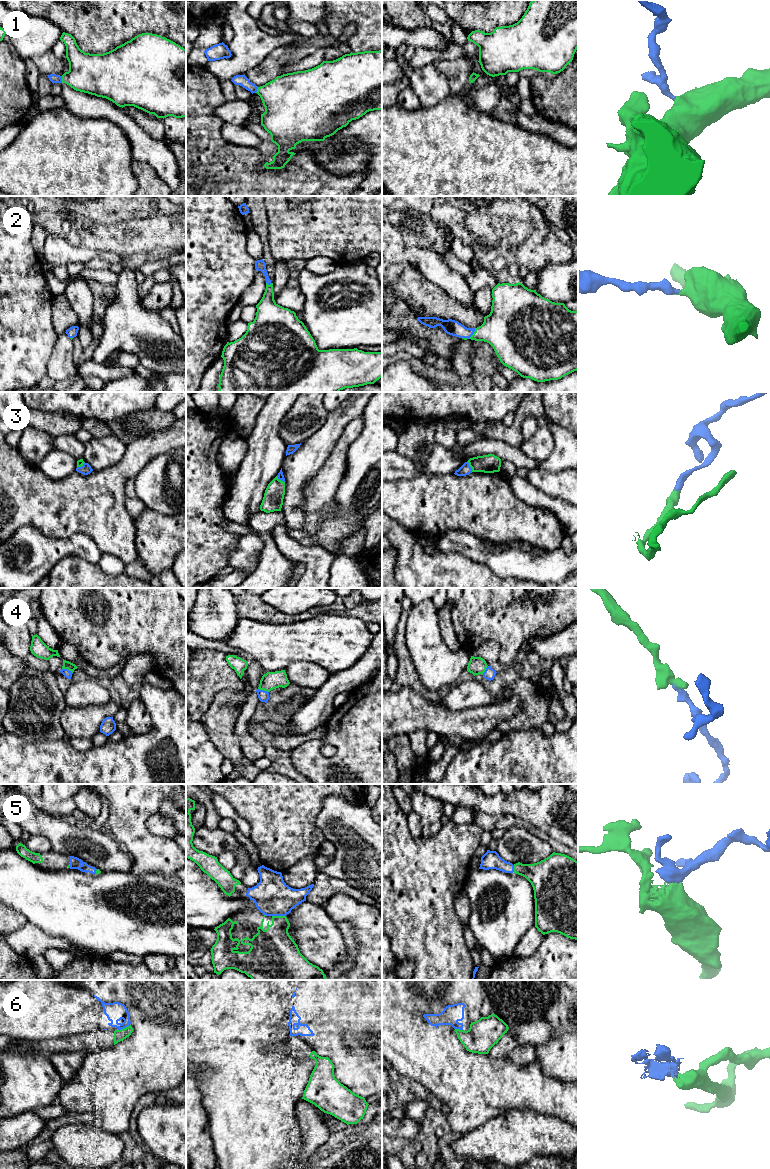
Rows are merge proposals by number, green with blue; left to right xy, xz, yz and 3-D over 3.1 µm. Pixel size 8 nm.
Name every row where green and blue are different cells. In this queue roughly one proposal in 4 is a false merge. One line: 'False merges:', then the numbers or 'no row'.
False merges: 6

